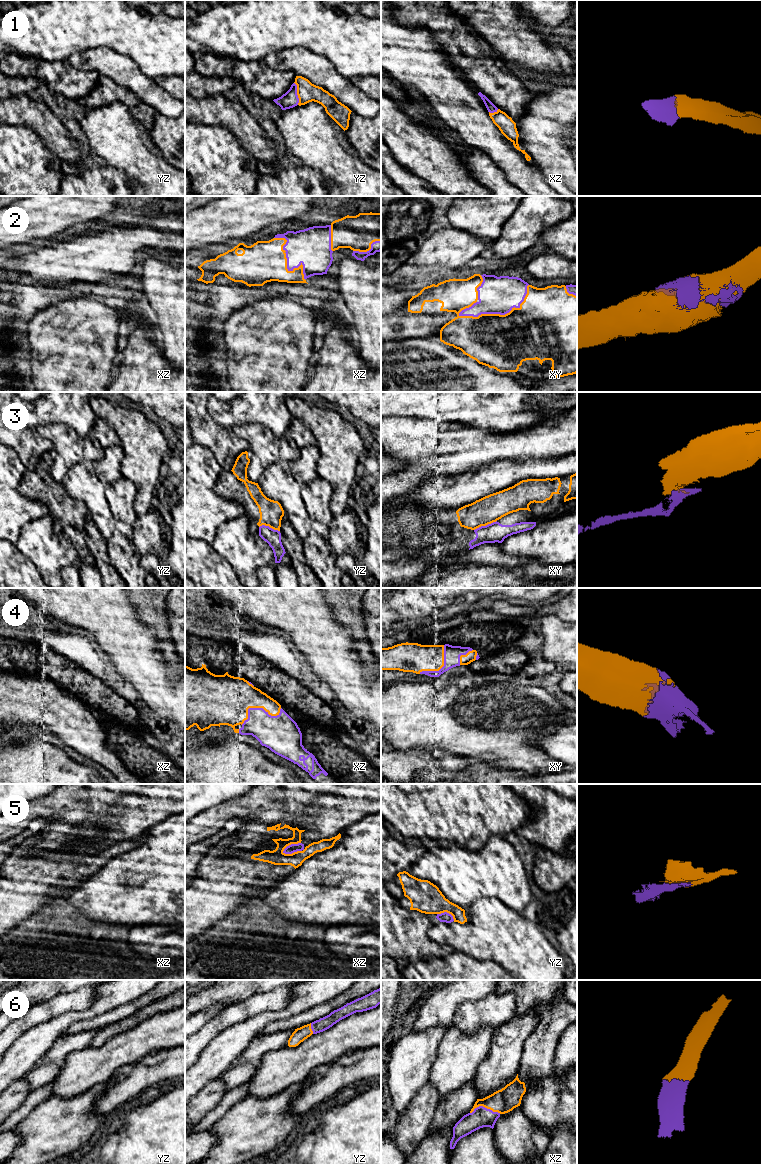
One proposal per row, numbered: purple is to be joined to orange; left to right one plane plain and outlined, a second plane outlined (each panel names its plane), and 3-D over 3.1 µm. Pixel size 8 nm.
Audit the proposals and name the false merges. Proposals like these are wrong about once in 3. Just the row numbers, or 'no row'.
3, 5

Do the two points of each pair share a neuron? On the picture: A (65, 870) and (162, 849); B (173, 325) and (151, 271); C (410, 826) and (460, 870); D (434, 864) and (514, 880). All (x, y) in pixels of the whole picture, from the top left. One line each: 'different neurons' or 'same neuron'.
A: different neurons
B: same neuron
C: different neurons
D: same neuron

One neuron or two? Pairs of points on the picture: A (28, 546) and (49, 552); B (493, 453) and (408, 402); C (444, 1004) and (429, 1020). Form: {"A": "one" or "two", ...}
{"A": "one", "B": "two", "C": "one"}

